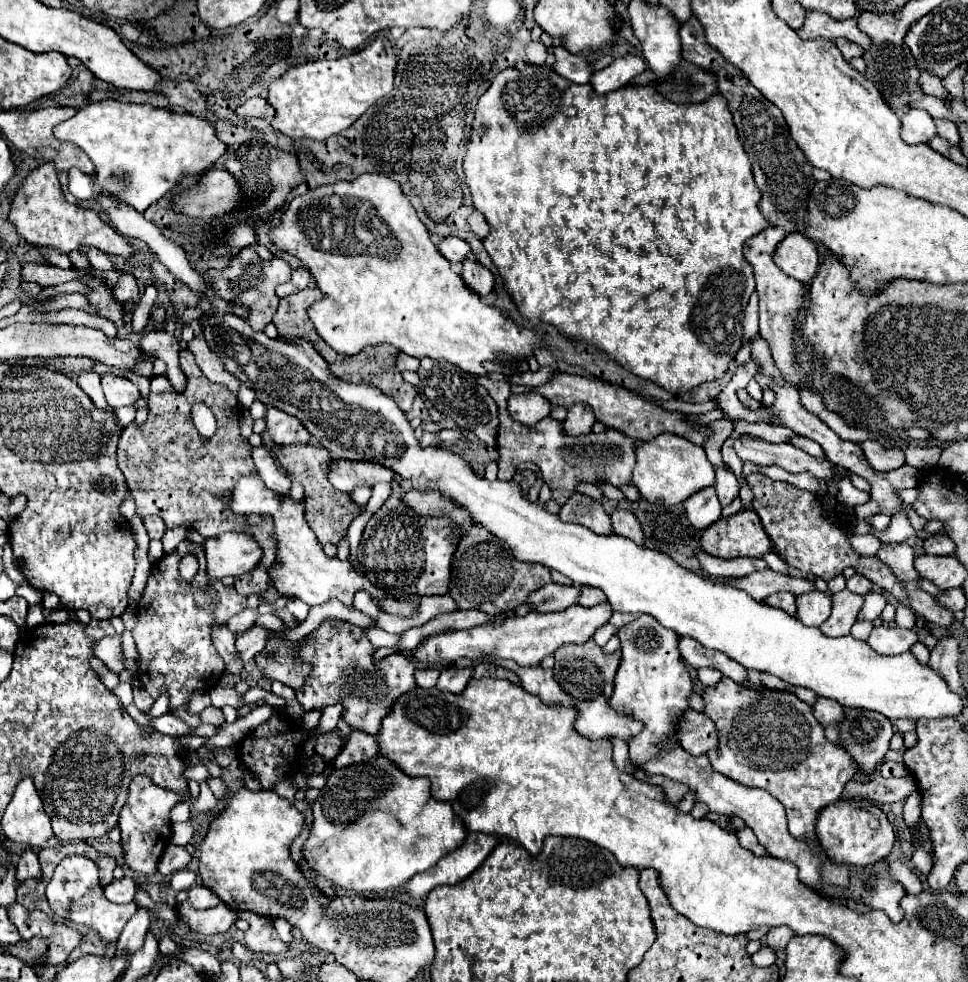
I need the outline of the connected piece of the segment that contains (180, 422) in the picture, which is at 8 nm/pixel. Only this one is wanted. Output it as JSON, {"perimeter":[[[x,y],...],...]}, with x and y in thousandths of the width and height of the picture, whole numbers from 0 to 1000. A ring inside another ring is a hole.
{"perimeter":[[[190,355],[186,359],[186,374],[190,374],[190,380],[194,384],[194,396],[190,400],[182,400],[174,386],[163,382],[157,386],[155,390],[155,421],[153,427],[147,435],[140,435],[138,431],[132,433],[124,447],[122,447],[122,476],[126,478],[130,492],[138,504],[140,510],[140,524],[143,526],[153,526],[153,524],[163,524],[169,529],[171,537],[180,537],[180,535],[190,535],[192,539],[200,539],[207,545],[211,543],[229,543],[229,541],[250,541],[252,535],[264,535],[258,539],[258,545],[264,547],[264,551],[269,551],[269,557],[273,559],[273,567],[269,571],[269,575],[260,581],[254,584],[252,588],[244,588],[244,602],[248,606],[267,606],[271,608],[277,598],[279,598],[279,584],[277,579],[283,575],[285,571],[285,543],[283,543],[283,531],[281,526],[271,526],[271,524],[244,524],[236,514],[236,508],[240,504],[242,494],[246,492],[246,488],[250,484],[267,484],[267,478],[262,476],[260,469],[260,453],[256,451],[256,447],[252,447],[248,443],[248,414],[244,408],[244,402],[238,400],[236,396],[231,396],[231,392],[223,392],[219,388],[215,388],[209,378],[205,376],[196,355]],[[202,408],[211,408],[219,419],[221,425],[225,429],[225,437],[223,443],[217,449],[207,449],[207,443],[198,431],[196,425],[196,416]]]}

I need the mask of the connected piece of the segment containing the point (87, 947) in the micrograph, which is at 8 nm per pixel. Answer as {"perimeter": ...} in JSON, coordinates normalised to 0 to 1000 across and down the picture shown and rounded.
{"perimeter":[[[99,948],[96,951],[92,951],[92,956],[86,957],[85,960],[79,966],[76,970],[70,975],[70,979],[76,979],[89,970],[97,970],[97,973],[107,973],[110,970],[110,962],[105,959]]]}

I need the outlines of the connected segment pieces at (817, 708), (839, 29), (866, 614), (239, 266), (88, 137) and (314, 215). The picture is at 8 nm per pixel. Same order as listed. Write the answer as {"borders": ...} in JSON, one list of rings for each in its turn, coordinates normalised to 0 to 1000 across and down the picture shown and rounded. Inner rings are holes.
{"borders":[[[[843,710],[839,722],[841,722],[841,730],[847,734],[849,740],[860,738],[860,736],[868,738],[868,734],[870,734],[870,722],[872,720],[866,714],[851,712],[851,710]]],[[[833,11],[833,21],[831,25],[822,32],[829,40],[843,40],[843,38],[853,38],[857,42],[864,42],[866,38],[874,38],[893,50],[897,50],[899,42],[897,38],[884,27],[884,19],[860,19],[851,11]]],[[[899,602],[899,604],[893,606],[893,618],[888,620],[886,630],[903,632],[903,630],[909,628],[913,618],[915,618],[915,608],[911,604],[907,604],[907,602]]],[[[256,252],[256,254],[250,254],[240,264],[240,268],[233,274],[229,274],[229,276],[215,274],[213,280],[215,280],[217,292],[221,294],[223,302],[233,304],[236,309],[254,311],[258,315],[258,319],[254,323],[254,327],[258,329],[258,333],[264,335],[264,337],[273,337],[273,333],[281,327],[281,323],[283,323],[283,319],[287,315],[287,309],[289,309],[289,302],[285,300],[285,292],[289,288],[300,286],[302,272],[293,264],[289,264],[289,262],[283,262],[279,266],[269,264],[267,258],[260,252]]],[[[107,101],[101,105],[93,105],[89,111],[83,111],[76,119],[58,127],[56,137],[64,144],[74,144],[81,150],[85,150],[87,156],[99,168],[97,180],[83,178],[83,174],[72,174],[70,192],[79,203],[99,203],[101,197],[116,199],[116,201],[120,199],[120,203],[134,207],[143,215],[151,215],[159,205],[169,201],[190,180],[215,174],[236,154],[236,148],[225,142],[221,127],[213,121],[207,121],[198,115],[180,115],[176,111],[128,105],[120,101]]],[[[374,176],[364,184],[349,184],[345,188],[326,190],[316,199],[304,201],[298,207],[289,229],[279,235],[279,241],[287,256],[298,256],[316,268],[326,284],[326,290],[337,300],[337,304],[326,307],[318,315],[318,321],[329,341],[335,343],[335,347],[347,359],[368,362],[380,351],[401,349],[430,366],[457,366],[492,384],[504,384],[504,376],[500,374],[502,370],[510,370],[514,374],[535,374],[545,364],[552,364],[552,359],[562,351],[562,339],[535,333],[527,323],[519,321],[514,313],[502,311],[498,302],[479,288],[477,280],[448,252],[442,233],[432,223],[426,207],[415,197],[413,186],[401,182],[399,178]],[[343,199],[355,205],[376,205],[378,213],[382,213],[382,231],[378,231],[378,241],[364,243],[357,254],[341,254],[343,231],[349,223],[341,219],[339,201]]]]}

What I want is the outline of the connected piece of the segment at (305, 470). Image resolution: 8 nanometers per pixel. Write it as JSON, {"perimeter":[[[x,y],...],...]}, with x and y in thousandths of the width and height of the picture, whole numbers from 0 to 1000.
{"perimeter":[[[295,453],[285,461],[285,465],[291,471],[291,476],[295,478],[298,488],[306,490],[314,496],[314,518],[316,518],[314,526],[316,526],[320,539],[326,543],[329,551],[333,555],[337,555],[337,553],[349,555],[349,551],[353,549],[360,535],[374,518],[366,510],[362,510],[360,502],[351,502],[351,500],[343,498],[343,494],[339,494],[337,476],[341,469],[341,461],[335,455],[326,455],[326,453]]]}

